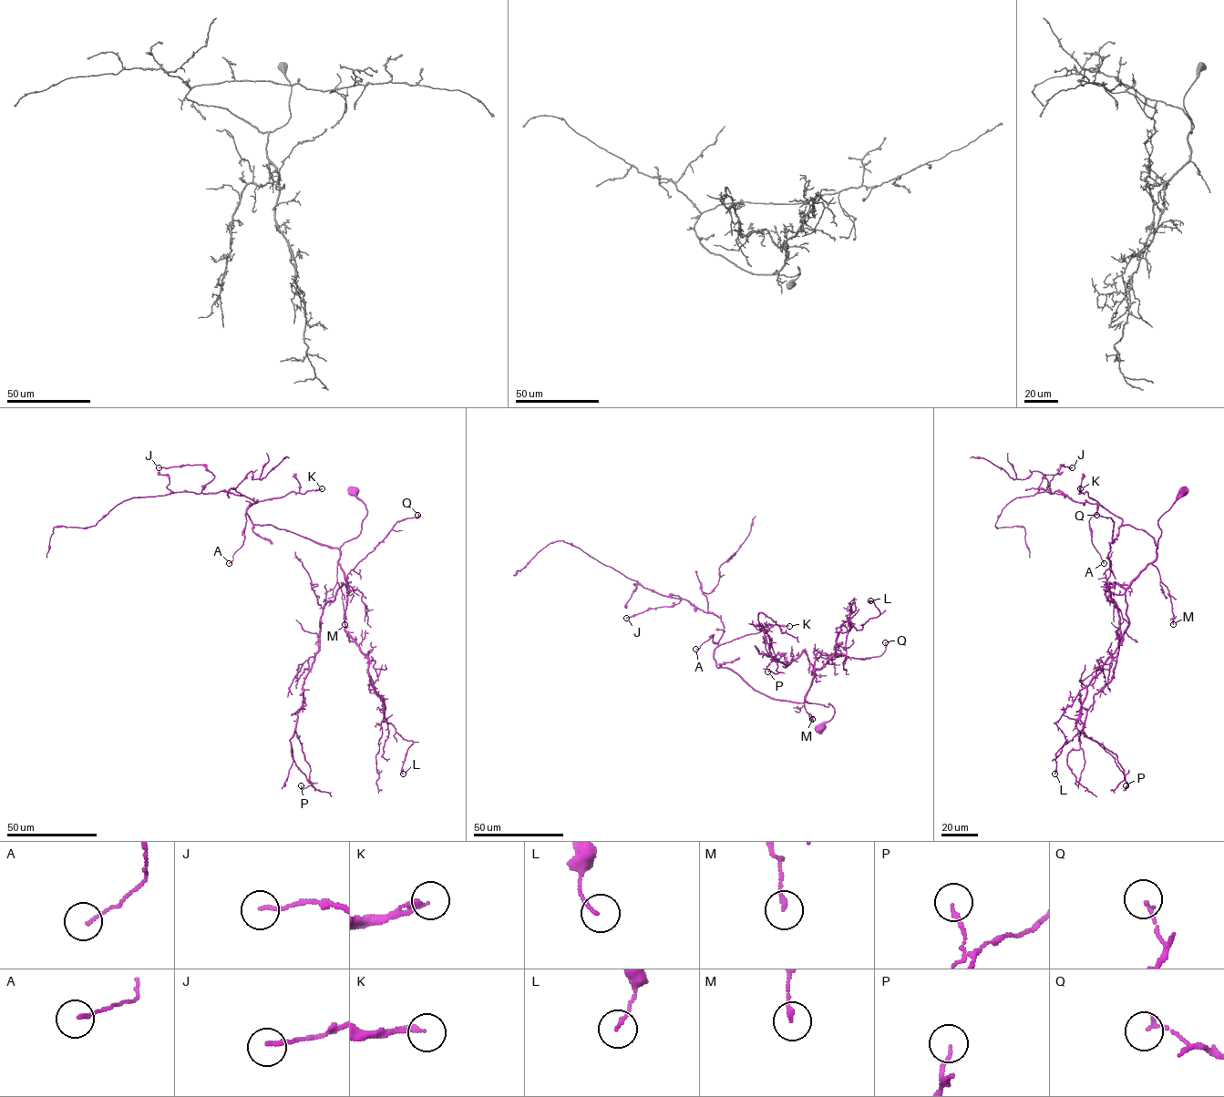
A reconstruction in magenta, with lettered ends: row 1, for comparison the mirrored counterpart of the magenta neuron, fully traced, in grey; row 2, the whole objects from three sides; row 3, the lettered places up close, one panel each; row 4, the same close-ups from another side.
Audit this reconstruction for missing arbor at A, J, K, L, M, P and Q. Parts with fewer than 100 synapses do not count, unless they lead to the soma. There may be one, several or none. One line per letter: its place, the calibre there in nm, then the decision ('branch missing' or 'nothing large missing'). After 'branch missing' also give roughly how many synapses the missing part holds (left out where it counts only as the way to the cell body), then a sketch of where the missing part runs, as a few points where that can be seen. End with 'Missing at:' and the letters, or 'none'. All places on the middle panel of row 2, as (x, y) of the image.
A: at (695, 649); 90 nm thick; nothing large missing
J: at (626, 618); 150 nm thick; nothing large missing
K: at (789, 626); 200 nm thick; branch missing; about 250 synapses
L: at (870, 600); 110 nm thick; nothing large missing
M: at (812, 719); 170 nm thick; nothing large missing
P: at (767, 671); 110 nm thick; nothing large missing
Q: at (885, 642); 140 nm thick; nothing large missing
Missing at: K

